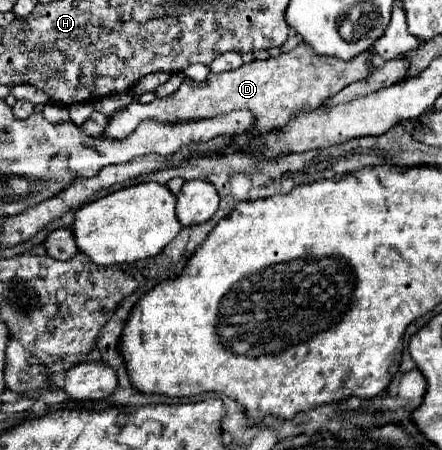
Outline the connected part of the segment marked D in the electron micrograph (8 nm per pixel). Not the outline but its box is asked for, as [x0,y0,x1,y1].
[103,42,373,136]

